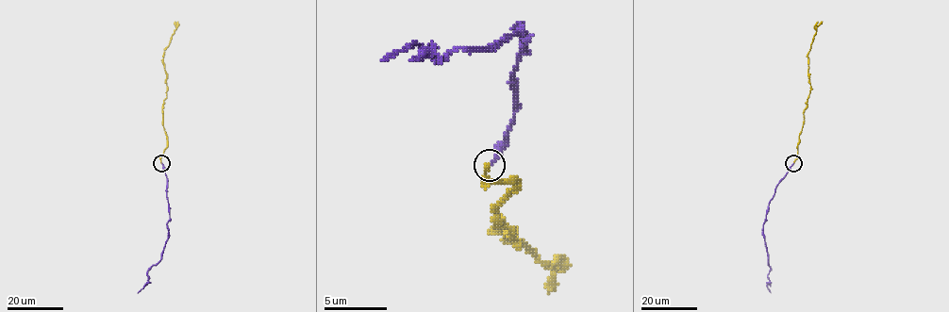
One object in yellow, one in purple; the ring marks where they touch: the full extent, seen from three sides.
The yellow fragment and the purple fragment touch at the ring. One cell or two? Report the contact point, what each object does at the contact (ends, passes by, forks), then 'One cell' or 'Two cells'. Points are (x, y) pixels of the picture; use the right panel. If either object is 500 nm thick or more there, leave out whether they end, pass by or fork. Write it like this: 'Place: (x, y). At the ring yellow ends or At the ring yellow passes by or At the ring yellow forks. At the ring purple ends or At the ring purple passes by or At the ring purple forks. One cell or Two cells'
Place: (793, 163). At the ring yellow ends. At the ring purple ends. One cell

